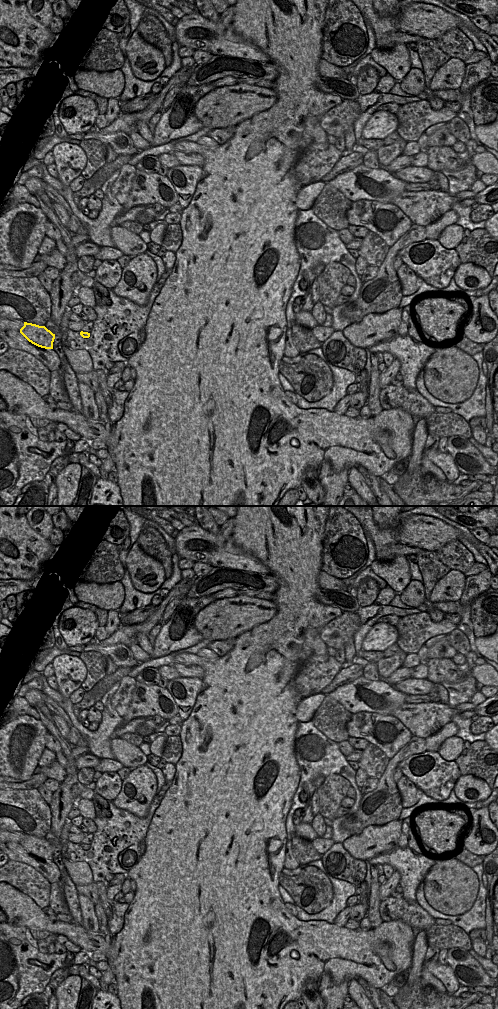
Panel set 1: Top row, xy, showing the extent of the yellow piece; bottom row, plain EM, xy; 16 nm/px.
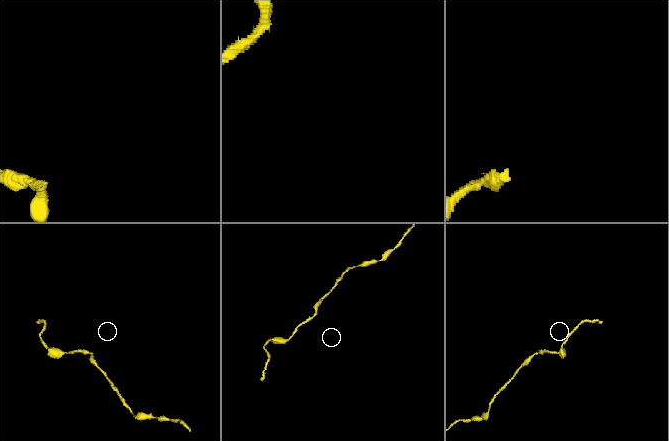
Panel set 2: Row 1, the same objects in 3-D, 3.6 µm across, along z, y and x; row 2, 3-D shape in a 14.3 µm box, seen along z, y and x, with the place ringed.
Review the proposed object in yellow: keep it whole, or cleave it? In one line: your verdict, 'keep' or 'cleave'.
keep

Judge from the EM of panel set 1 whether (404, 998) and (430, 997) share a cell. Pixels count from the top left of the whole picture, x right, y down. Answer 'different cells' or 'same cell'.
same cell

